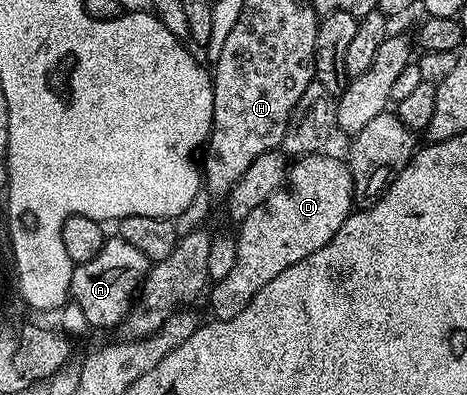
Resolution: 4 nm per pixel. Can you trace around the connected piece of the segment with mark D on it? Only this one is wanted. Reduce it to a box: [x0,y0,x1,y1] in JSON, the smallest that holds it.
[207,152,354,320]

